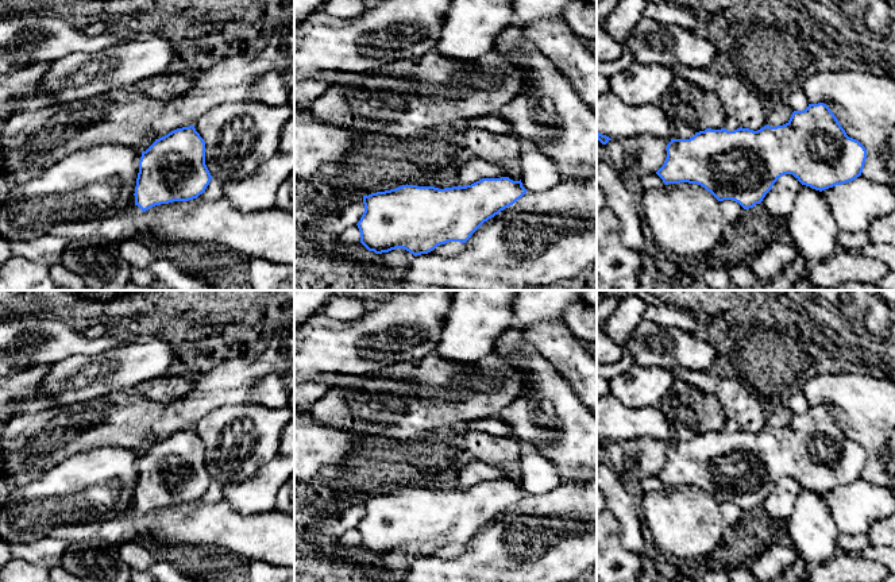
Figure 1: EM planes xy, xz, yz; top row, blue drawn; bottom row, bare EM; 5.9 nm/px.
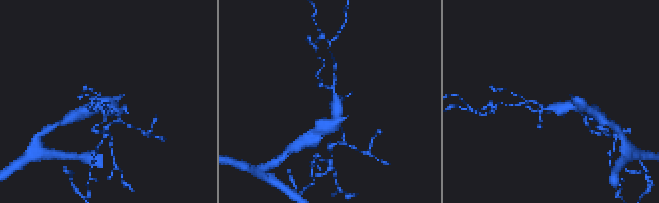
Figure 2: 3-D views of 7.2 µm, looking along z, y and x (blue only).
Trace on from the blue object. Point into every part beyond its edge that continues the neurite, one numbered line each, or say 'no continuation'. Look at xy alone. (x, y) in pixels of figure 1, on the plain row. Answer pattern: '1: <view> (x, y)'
1: xy (127, 521)

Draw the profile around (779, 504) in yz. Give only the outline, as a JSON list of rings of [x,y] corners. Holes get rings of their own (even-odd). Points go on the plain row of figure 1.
[[[792,477],[782,478],[763,501],[763,510],[774,521],[786,521],[795,508],[801,490],[802,486]]]

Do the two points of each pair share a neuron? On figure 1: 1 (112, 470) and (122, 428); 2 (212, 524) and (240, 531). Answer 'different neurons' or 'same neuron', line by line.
1: different neurons
2: same neuron

